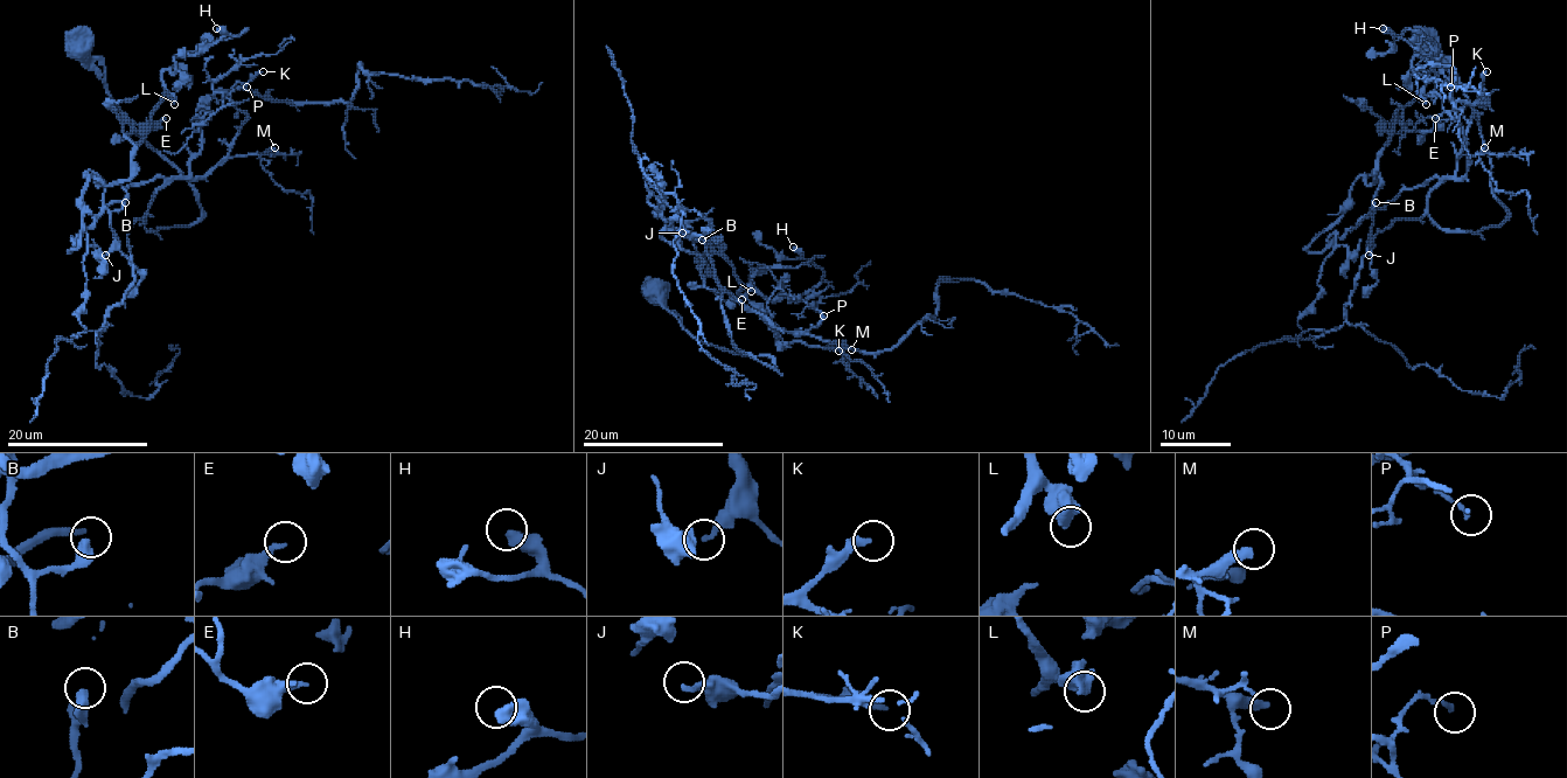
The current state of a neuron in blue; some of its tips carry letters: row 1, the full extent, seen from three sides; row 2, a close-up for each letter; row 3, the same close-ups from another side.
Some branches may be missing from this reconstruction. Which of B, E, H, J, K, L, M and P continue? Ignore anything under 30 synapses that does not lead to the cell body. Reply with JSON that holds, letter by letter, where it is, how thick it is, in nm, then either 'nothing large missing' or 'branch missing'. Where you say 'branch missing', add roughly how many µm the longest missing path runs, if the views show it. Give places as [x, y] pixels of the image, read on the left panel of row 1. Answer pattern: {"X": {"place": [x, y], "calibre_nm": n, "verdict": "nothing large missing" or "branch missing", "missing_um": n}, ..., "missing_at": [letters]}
{"B": {"place": [125, 202], "calibre_nm": 400, "verdict": "nothing large missing"}, "E": {"place": [166, 118], "calibre_nm": 180, "verdict": "nothing large missing"}, "H": {"place": [216, 28], "calibre_nm": 550, "verdict": "nothing large missing"}, "J": {"place": [105, 255], "calibre_nm": 140, "verdict": "nothing large missing"}, "K": {"place": [263, 71], "calibre_nm": 220, "verdict": "branch missing", "missing_um": 25}, "L": {"place": [174, 104], "calibre_nm": 500, "verdict": "nothing large missing"}, "M": {"place": [274, 147], "calibre_nm": 340, "verdict": "branch missing", "missing_um": 45}, "P": {"place": [246, 87], "calibre_nm": 140, "verdict": "nothing large missing"}, "missing_at": ["K", "M"]}

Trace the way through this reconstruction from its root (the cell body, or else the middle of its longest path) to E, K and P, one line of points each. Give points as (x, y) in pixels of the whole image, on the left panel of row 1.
E: (74, 43), (197, 199), (153, 233), (162, 178), (102, 208), (83, 174), (125, 181), (127, 136), (166, 118)
K: (74, 43), (197, 199), (195, 222), (153, 233), (152, 198), (201, 147), (199, 108), (263, 71)
P: (74, 43), (197, 199), (195, 222), (153, 233), (152, 198), (227, 154), (246, 116), (231, 91), (246, 87)

